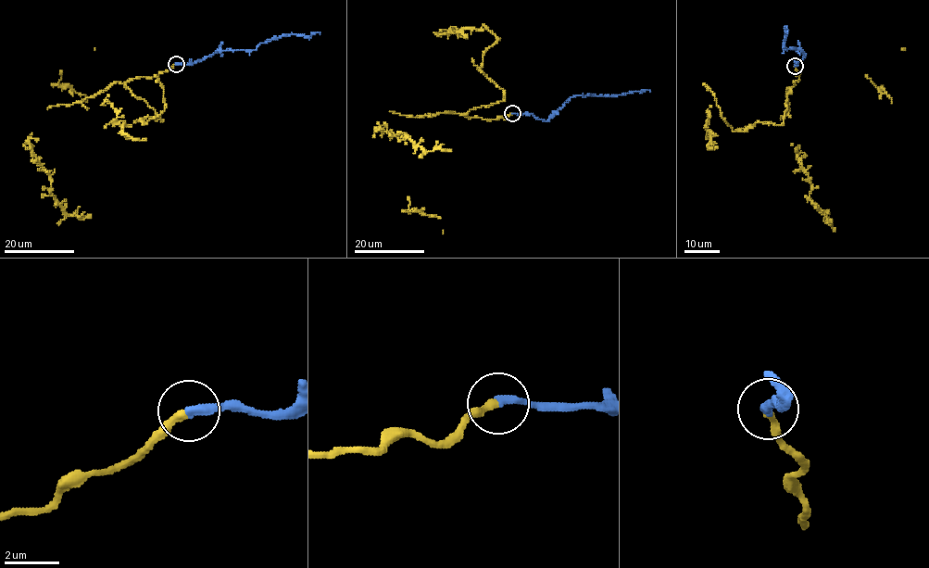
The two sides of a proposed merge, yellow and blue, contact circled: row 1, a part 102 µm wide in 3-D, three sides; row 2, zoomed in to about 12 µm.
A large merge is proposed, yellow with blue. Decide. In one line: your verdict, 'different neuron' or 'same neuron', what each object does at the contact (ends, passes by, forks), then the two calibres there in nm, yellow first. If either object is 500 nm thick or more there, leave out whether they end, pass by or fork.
same neuron | yellow ends | blue ends | 280/360 nm

